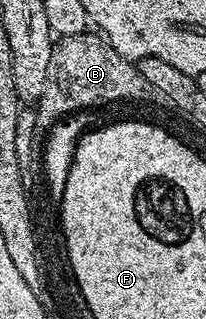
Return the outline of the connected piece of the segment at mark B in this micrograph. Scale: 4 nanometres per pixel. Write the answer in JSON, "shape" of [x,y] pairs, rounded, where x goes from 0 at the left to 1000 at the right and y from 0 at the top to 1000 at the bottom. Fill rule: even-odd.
{"shape":[[[476,110],[461,129],[408,125],[311,113],[267,125],[252,185],[233,197],[233,248],[175,323],[189,408],[228,411],[393,342],[568,317],[684,320],[714,301],[709,251],[655,194],[587,179],[510,113]]]}

